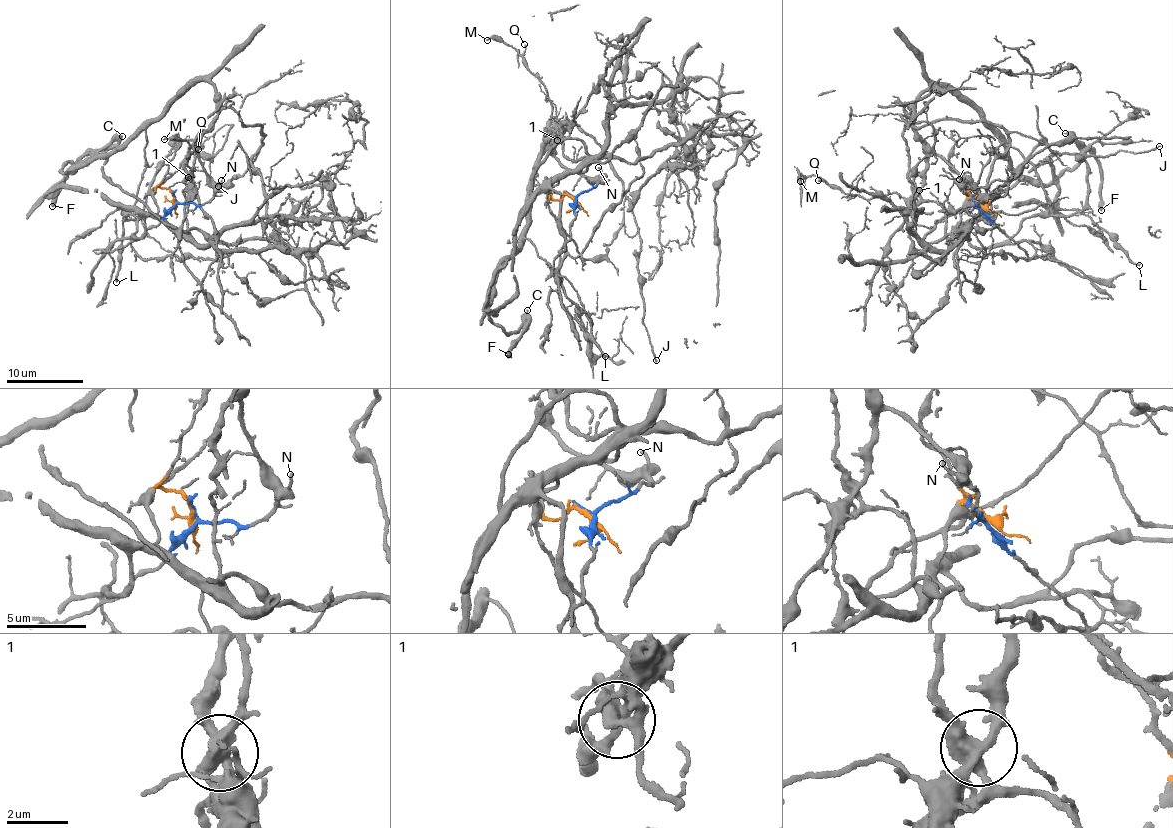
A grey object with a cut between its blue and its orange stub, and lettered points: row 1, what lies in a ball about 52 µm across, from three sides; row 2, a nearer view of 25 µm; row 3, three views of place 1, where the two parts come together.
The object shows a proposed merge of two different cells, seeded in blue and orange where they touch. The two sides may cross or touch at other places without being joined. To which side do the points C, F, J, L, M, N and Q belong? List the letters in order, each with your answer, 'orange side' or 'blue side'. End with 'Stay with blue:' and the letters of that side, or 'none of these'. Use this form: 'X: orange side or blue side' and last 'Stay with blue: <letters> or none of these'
C: blue side
F: blue side
J: blue side
L: blue side
M: blue side
N: blue side
Q: blue side
Stay with blue: C, F, J, L, M, N, Q

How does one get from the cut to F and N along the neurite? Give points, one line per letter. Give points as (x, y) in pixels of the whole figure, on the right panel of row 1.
F: (977, 203), (913, 125), (932, 88), (974, 102), (1018, 177), (1050, 182), (1092, 150), (1100, 210)
N: (977, 203), (975, 195), (959, 179)

